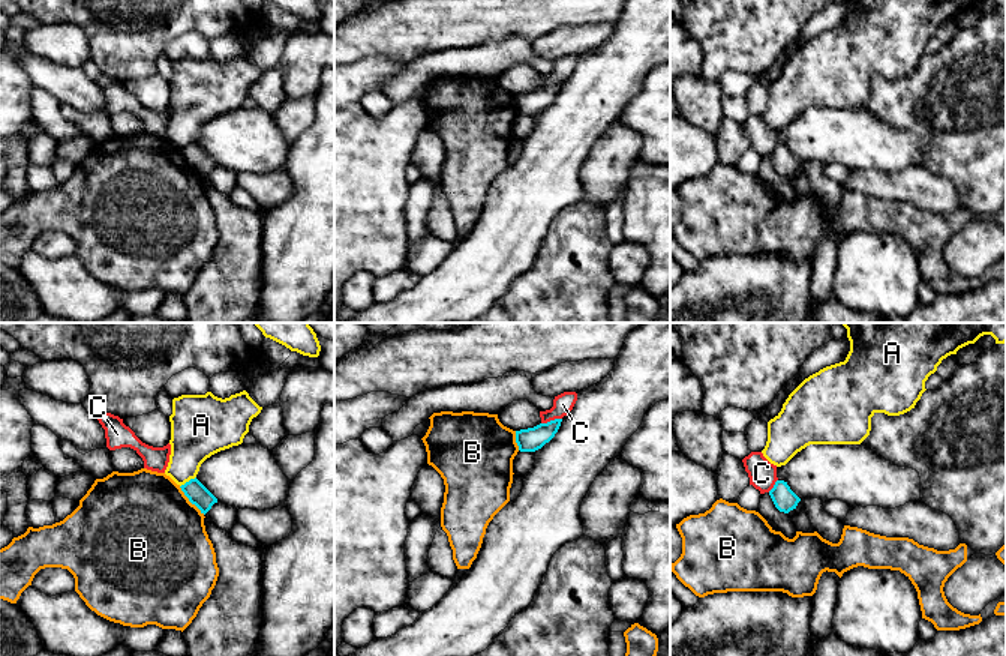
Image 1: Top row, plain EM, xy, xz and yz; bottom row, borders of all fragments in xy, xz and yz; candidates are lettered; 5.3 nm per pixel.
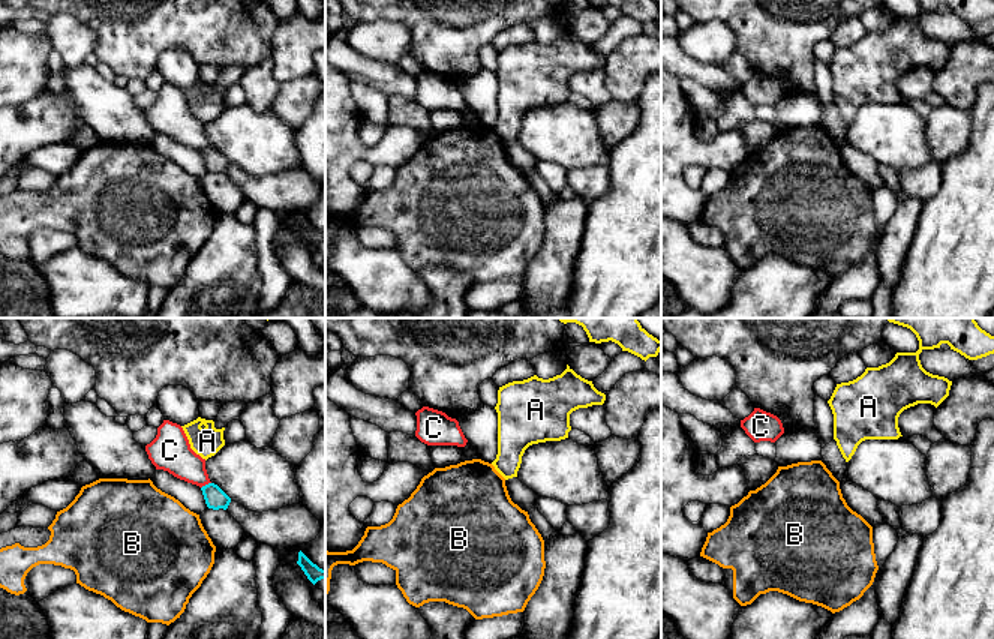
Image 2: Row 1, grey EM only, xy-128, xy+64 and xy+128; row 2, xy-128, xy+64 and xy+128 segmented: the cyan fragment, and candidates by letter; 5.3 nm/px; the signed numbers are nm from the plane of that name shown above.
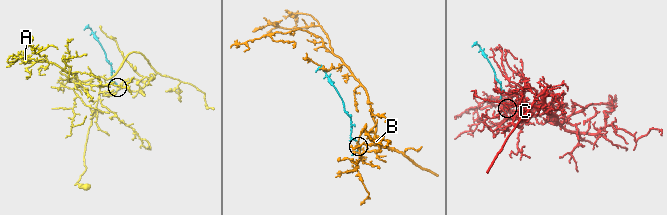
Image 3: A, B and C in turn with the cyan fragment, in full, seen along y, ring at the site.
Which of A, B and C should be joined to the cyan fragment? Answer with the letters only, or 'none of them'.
none of them

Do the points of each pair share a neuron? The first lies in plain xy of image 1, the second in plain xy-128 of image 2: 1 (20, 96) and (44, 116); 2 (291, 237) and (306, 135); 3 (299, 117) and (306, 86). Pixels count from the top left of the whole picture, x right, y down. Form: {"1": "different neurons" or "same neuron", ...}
{"1": "different neurons", "2": "same neuron", "3": "same neuron"}

